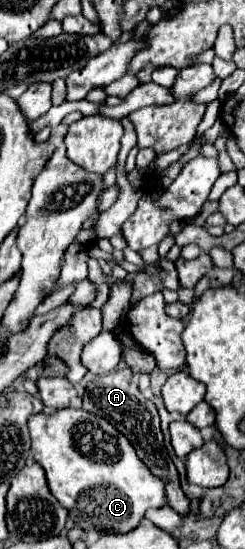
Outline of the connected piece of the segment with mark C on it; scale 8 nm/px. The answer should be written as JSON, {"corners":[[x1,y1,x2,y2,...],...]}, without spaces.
{"corners":[[62,408,54,414,32,414,28,420,28,430,32,436,32,456,44,468,50,492,58,498,58,502,70,512,70,518,82,530,98,530,98,532,130,532,144,518,148,508,160,508,166,504,164,500,164,482,156,478,136,456,132,444,104,418,90,414,86,410]]}

